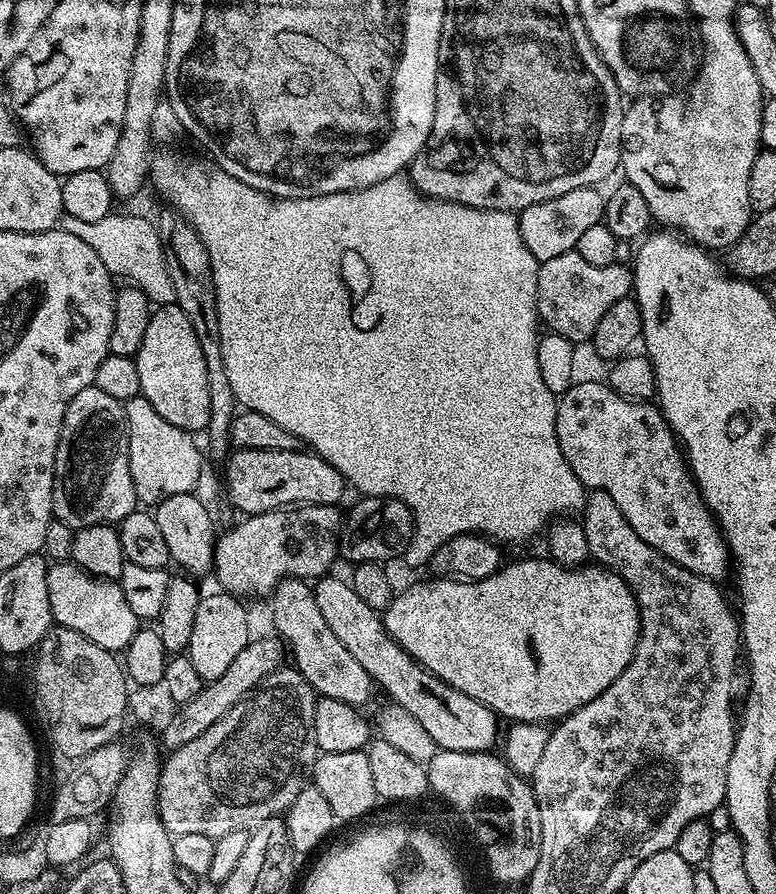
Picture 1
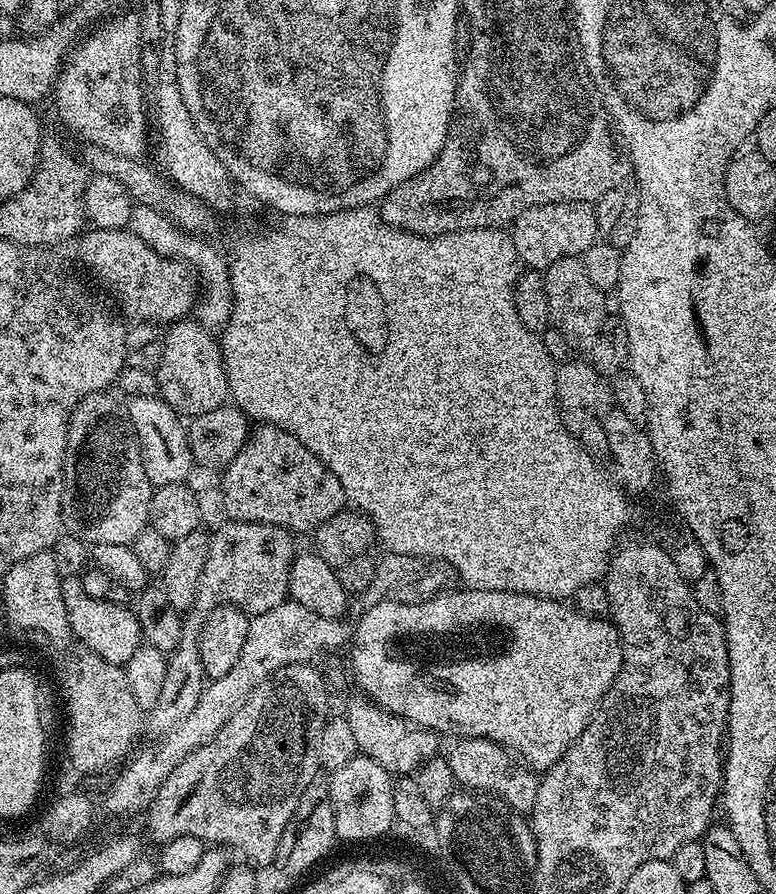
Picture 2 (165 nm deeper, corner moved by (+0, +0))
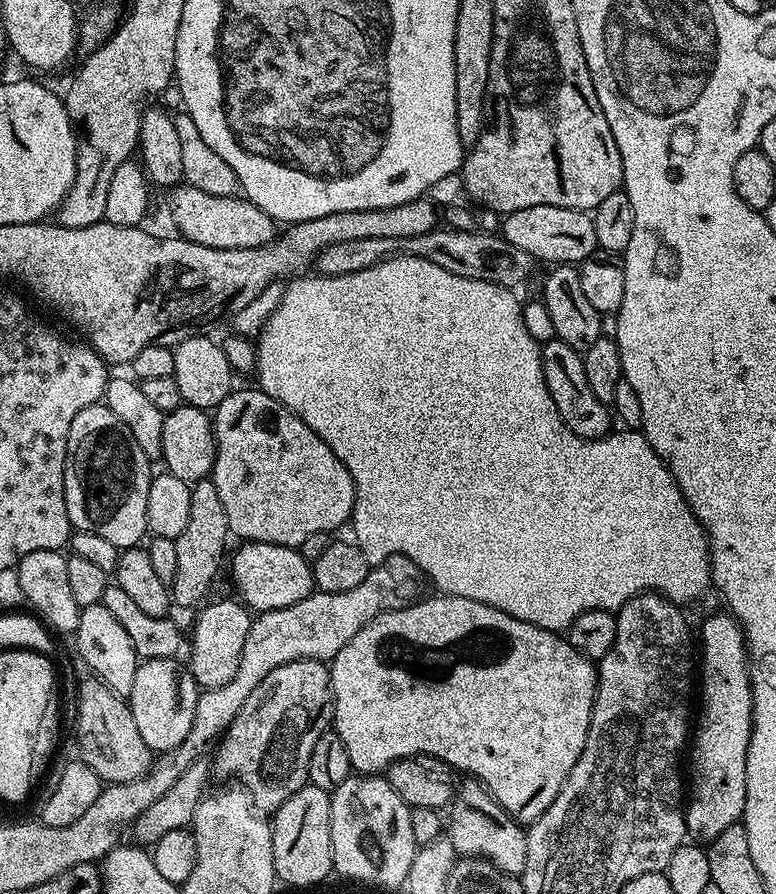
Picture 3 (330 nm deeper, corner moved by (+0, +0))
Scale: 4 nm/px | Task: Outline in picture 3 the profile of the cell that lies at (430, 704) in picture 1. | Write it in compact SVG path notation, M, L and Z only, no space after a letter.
M244 542L239 546L241 548L230 556L232 584L236 587L235 595L253 613L259 614L294 606L294 602L302 602L302 598L313 592L311 563L297 549L255 542Z

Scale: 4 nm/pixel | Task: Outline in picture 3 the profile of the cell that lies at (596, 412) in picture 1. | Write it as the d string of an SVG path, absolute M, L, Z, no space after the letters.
M552 339L541 347L540 357L542 374L546 378L546 390L550 390L550 398L554 398L554 406L558 406L558 414L562 414L562 422L566 422L566 426L570 426L574 434L587 440L600 440L607 437L613 427L611 424L614 424L614 416L609 405L598 402L598 398L594 398L594 390L590 390L590 382L586 382L583 355L566 346L566 342Z

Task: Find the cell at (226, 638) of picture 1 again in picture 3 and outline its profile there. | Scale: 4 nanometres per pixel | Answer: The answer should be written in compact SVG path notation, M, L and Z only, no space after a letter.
M213 599L195 613L196 625L192 628L192 636L190 632L192 653L186 659L186 667L201 689L226 686L226 682L234 678L238 662L242 659L242 646L246 646L246 634L250 634L254 616L239 599L231 599Z

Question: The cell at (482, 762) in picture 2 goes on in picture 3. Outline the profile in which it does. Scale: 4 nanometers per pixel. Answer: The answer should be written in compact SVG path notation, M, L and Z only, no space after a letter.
M468 778L465 781L455 789L455 797L450 804L452 817L446 820L446 835L454 850L461 857L487 860L492 867L513 878L519 877L526 866L527 831L508 815L508 811L479 780Z

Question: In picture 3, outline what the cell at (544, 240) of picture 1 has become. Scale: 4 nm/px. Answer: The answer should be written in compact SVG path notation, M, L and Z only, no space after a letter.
M530 206L526 210L514 210L503 217L502 235L514 246L526 250L538 262L549 260L549 265L579 265L591 252L597 251L594 222L587 211L562 206Z

